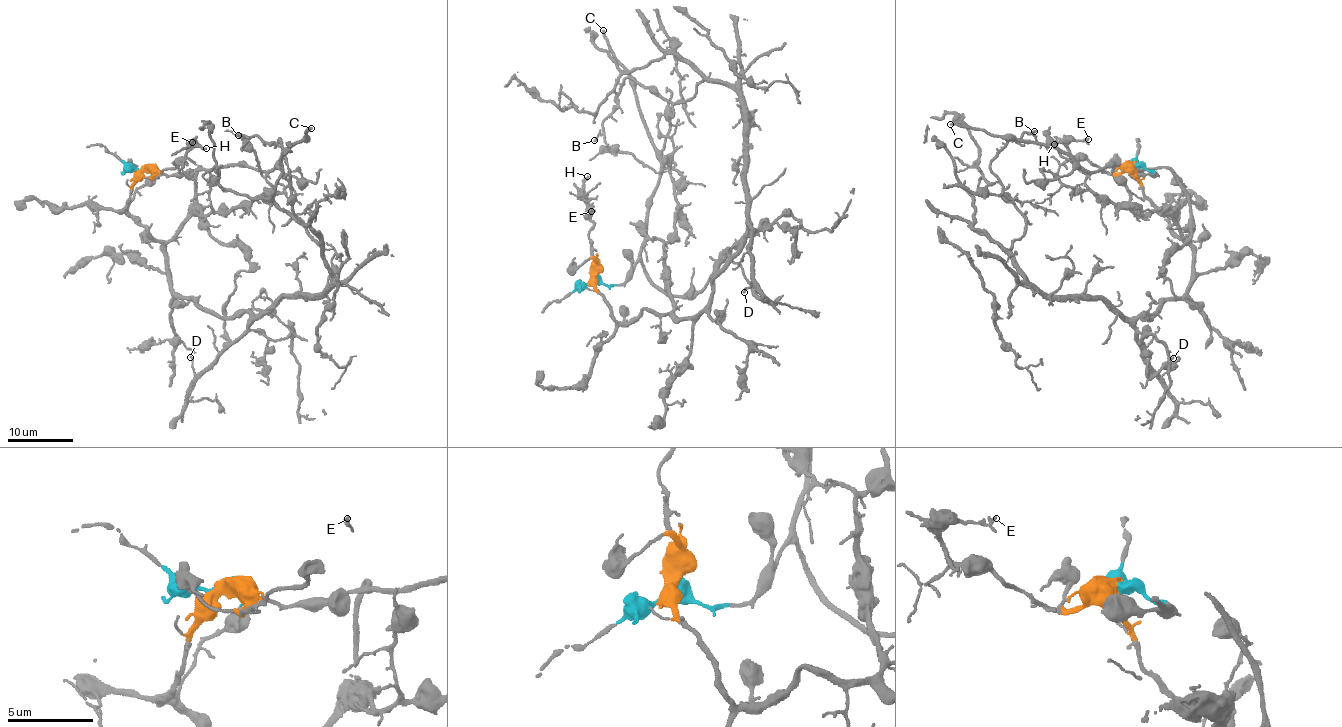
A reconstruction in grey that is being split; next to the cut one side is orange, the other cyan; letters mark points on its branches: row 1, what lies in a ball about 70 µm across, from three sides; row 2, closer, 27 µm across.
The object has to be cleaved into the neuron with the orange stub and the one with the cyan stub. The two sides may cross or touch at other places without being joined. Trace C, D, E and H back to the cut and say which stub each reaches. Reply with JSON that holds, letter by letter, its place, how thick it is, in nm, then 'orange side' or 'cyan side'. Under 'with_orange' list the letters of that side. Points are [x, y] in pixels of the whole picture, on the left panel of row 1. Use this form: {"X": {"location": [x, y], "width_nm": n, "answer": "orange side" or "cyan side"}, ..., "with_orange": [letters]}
{"C": {"location": [311, 128], "width_nm": 220, "answer": "cyan side"}, "D": {"location": [190, 357], "width_nm": 120, "answer": "orange side"}, "E": {"location": [192, 142], "width_nm": 220, "answer": "orange side"}, "H": {"location": [206, 148], "width_nm": 200, "answer": "orange side"}, "with_orange": ["D", "E", "H"]}

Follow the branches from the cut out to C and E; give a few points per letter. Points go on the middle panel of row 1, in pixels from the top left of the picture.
C: (594, 278), (609, 286), (623, 284), (638, 258), (661, 164), (645, 128), (634, 77), (613, 54), (603, 29)
E: (594, 278), (595, 258), (588, 235), (593, 225), (591, 208), (582, 196), (591, 212)

